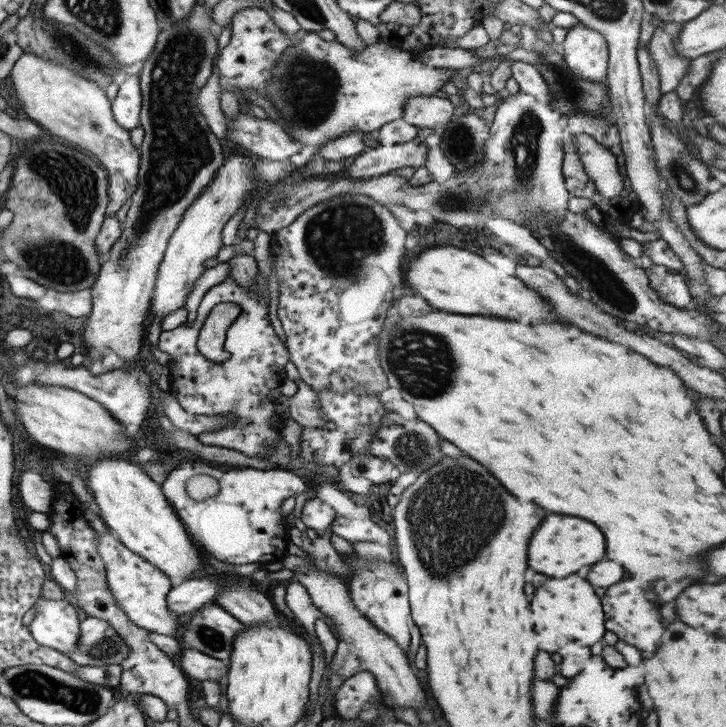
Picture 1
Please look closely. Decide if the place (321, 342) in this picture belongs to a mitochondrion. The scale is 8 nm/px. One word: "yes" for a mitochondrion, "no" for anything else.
no

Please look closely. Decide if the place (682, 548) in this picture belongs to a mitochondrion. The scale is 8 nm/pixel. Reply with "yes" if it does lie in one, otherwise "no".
no

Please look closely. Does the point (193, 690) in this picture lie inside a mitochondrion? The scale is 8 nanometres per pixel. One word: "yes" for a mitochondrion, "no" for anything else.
no

